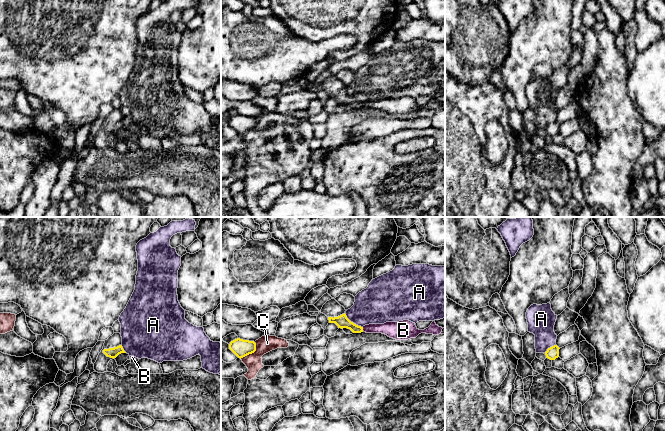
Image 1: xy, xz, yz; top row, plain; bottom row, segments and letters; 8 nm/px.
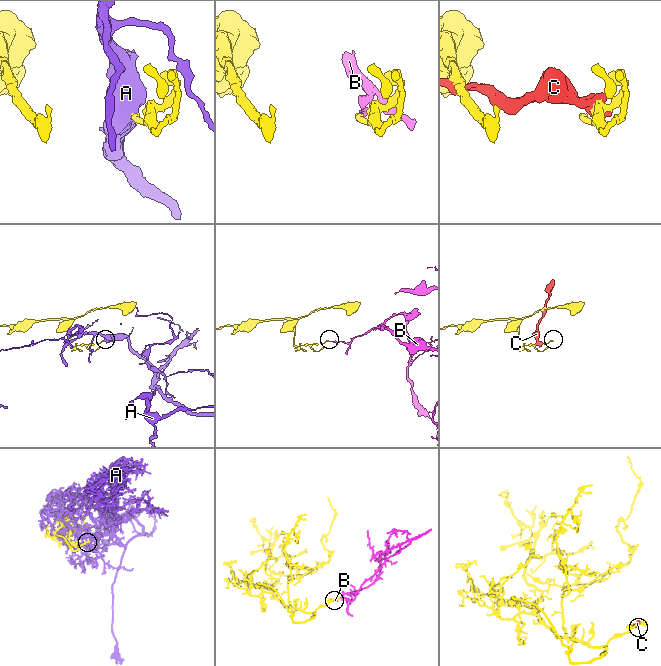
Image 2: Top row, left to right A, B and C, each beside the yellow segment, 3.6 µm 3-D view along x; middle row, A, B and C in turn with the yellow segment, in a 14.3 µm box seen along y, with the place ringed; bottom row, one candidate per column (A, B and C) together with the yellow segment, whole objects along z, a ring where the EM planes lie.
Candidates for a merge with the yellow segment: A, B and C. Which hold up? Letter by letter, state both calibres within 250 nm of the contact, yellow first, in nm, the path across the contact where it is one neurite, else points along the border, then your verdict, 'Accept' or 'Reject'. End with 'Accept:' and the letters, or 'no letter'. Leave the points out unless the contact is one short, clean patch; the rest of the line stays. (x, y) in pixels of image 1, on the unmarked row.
A: Thickness 100 nm (yellow) against 320 nm. Boundary: xz (344, 89), (351, 97), (362, 103). Reject
B: Thickness 100 nm (yellow) against 130 nm. Boundary: xz (362, 103), (363, 106). Reject
C: Thickness 140 nm (yellow) against 140 nm. Reject
Accept: no letter

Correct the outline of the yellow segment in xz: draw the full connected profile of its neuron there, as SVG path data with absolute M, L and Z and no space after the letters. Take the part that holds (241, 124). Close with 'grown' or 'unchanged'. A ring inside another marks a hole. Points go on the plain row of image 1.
M237 114L230 118L229 125L238 133L243 134L256 127L256 119L254 117L243 116Z; unchanged

